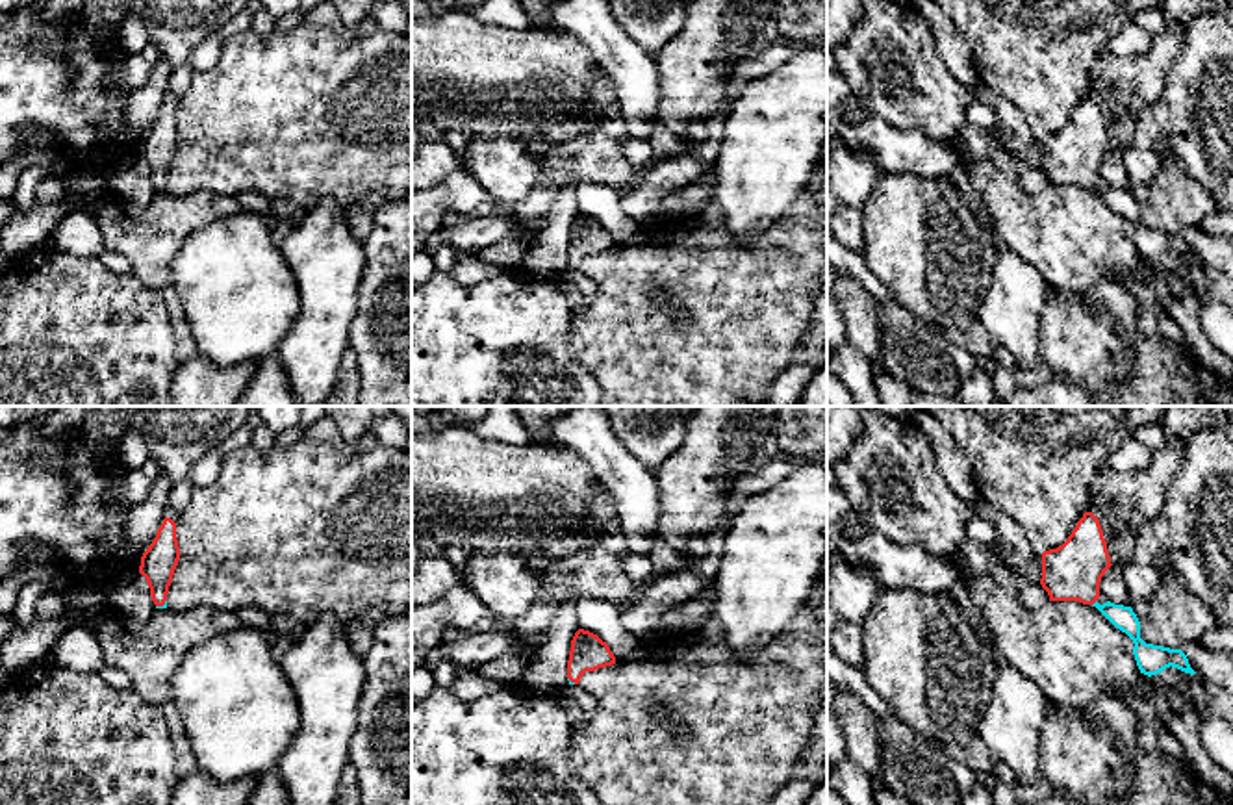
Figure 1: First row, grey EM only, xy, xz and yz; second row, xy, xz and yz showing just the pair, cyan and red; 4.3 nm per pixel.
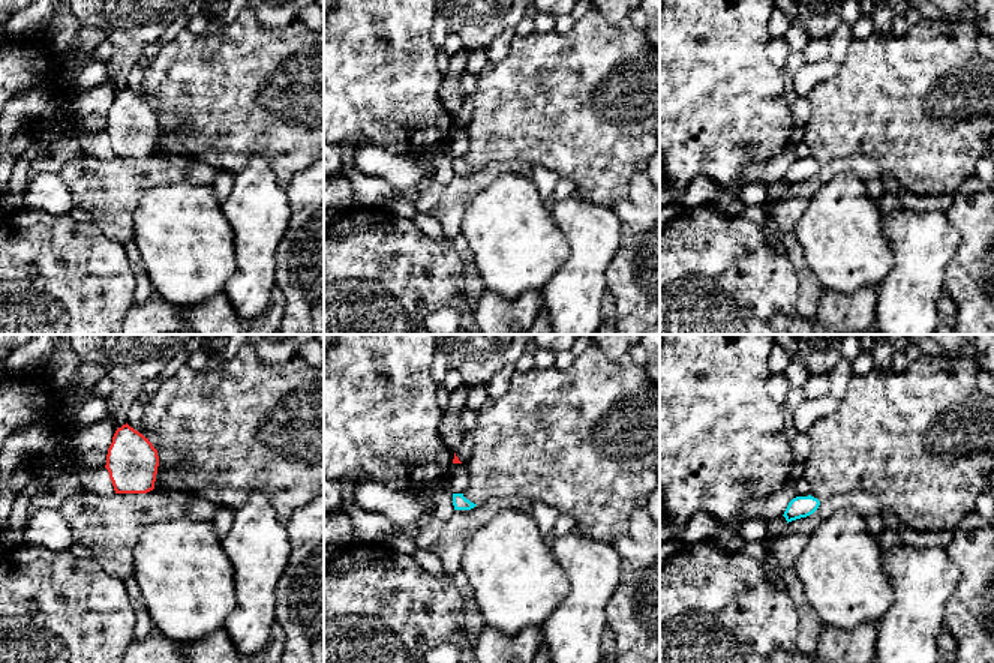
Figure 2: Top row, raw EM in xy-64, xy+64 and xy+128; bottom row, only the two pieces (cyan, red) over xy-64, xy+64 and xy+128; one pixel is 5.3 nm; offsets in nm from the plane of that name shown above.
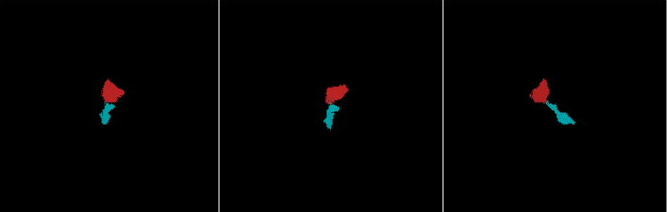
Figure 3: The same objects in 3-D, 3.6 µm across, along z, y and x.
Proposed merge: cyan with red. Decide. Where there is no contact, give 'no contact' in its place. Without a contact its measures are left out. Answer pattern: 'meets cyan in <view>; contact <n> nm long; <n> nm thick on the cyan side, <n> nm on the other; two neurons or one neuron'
meets cyan in yz; contact 40 nm long; 100 nm thick on the cyan side, 260 nm on the other; one neuron

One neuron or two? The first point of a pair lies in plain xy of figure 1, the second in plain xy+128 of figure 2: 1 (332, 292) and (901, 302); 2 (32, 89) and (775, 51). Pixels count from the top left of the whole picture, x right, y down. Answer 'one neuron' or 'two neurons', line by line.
1: one neuron
2: two neurons

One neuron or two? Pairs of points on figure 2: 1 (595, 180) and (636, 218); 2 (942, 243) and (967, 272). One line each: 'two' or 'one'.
1: two
2: two

